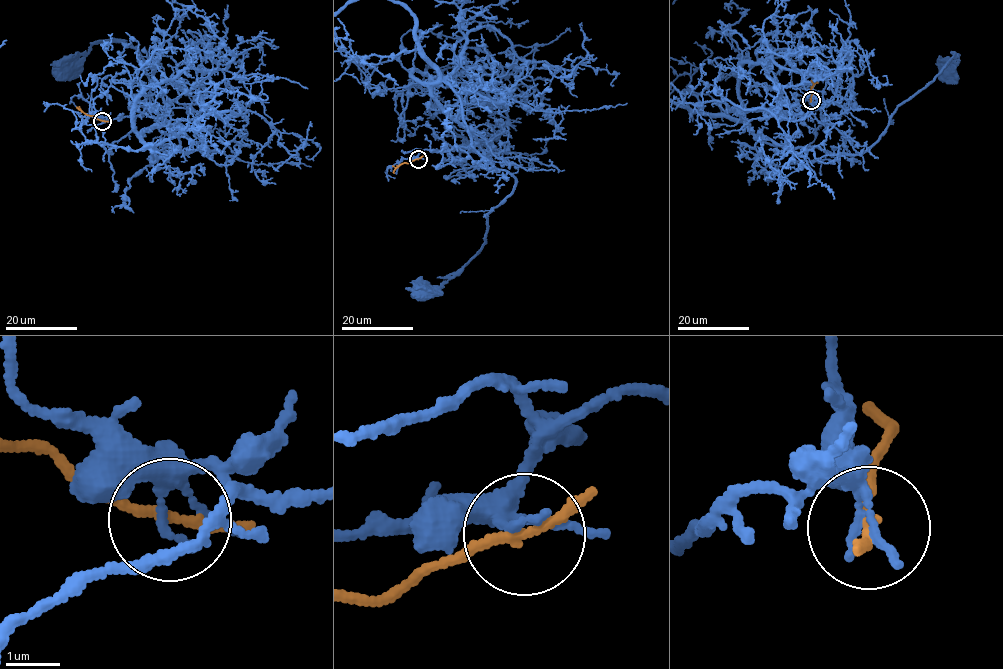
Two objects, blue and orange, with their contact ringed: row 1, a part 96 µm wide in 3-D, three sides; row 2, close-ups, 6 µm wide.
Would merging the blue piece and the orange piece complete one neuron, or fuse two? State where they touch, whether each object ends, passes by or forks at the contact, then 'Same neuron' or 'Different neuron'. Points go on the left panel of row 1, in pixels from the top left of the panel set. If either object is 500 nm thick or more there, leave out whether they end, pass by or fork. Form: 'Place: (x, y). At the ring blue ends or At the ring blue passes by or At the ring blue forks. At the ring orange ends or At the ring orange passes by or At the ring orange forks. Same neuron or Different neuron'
Place: (102, 121). At the ring blue passes by. At the ring orange passes by. Different neuron

